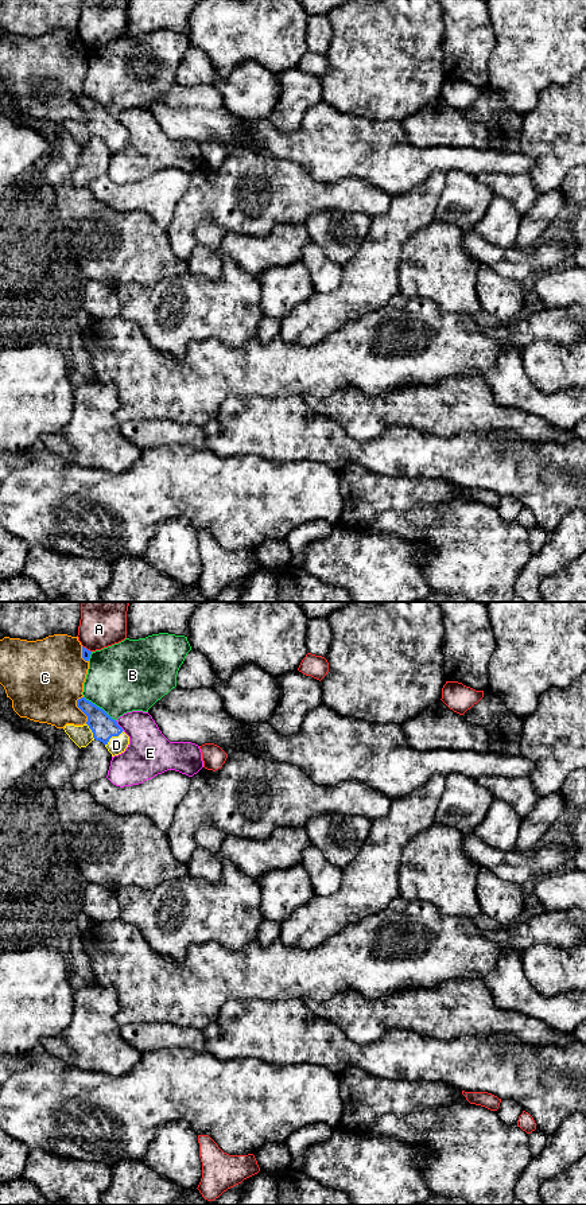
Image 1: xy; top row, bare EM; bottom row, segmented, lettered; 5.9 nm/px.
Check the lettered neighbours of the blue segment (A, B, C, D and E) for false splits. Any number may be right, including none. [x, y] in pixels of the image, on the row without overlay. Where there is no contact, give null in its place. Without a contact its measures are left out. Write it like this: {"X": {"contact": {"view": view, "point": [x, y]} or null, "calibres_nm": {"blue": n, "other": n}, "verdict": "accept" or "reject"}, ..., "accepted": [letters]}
{"A": {"contact": {"view": "xy", "point": [85, 45]}, "calibres_nm": {"blue": 50, "other": 260}, "verdict": "reject"}, "B": {"contact": {"view": "xy", "point": [99, 104]}, "calibres_nm": {"blue": 150, "other": 420}, "verdict": "reject"}, "C": {"contact": {"view": "xy", "point": [80, 105]}, "calibres_nm": {"blue": 150, "other": 420}, "verdict": "reject"}, "D": {"contact": {"view": "xy", "point": [113, 132]}, "calibres_nm": {"blue": 150, "other": 110}, "verdict": "accept"}, "E": {"contact": {"view": "xy", "point": [119, 123]}, "calibres_nm": {"blue": 150, "other": 280}, "verdict": "reject"}, "accepted": ["D"]}

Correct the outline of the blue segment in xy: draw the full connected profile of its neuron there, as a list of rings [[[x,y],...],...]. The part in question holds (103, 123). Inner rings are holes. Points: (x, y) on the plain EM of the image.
[[[81,94],[77,104],[88,113],[84,123],[66,121],[65,129],[81,145],[92,137],[100,137],[105,141],[112,153],[125,148],[129,141],[129,133],[102,105]]]

